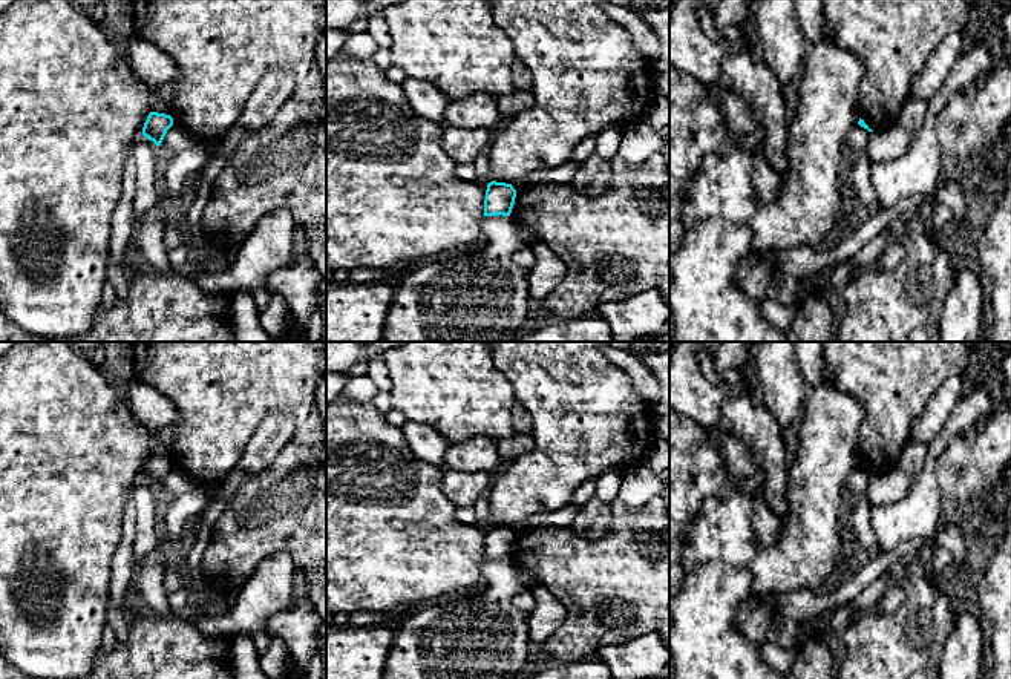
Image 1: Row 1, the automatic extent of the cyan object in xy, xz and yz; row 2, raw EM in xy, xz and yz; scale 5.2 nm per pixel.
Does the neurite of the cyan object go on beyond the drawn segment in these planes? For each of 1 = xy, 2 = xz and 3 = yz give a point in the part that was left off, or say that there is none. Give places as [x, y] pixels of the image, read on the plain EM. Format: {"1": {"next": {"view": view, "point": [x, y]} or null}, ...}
{"1": {"next": null}, "2": {"next": null}, "3": {"next": null}}

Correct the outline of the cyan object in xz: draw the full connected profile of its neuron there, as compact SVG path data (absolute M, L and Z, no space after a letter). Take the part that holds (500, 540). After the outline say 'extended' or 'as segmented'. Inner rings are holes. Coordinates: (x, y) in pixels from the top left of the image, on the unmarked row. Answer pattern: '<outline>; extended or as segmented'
M492 524L487 527L484 543L484 559L510 559L516 541L512 527Z; as segmented

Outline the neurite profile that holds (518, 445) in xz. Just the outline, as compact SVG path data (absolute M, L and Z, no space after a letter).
M516 432L510 438L496 440L498 454L502 457L502 460L510 460L510 461L527 454L533 446L535 440L532 434Z

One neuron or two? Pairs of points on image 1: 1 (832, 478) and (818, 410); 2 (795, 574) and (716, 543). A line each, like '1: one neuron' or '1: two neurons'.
1: one neuron
2: two neurons

